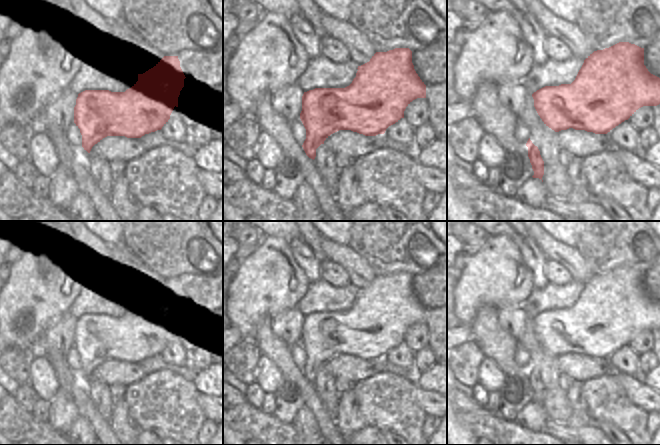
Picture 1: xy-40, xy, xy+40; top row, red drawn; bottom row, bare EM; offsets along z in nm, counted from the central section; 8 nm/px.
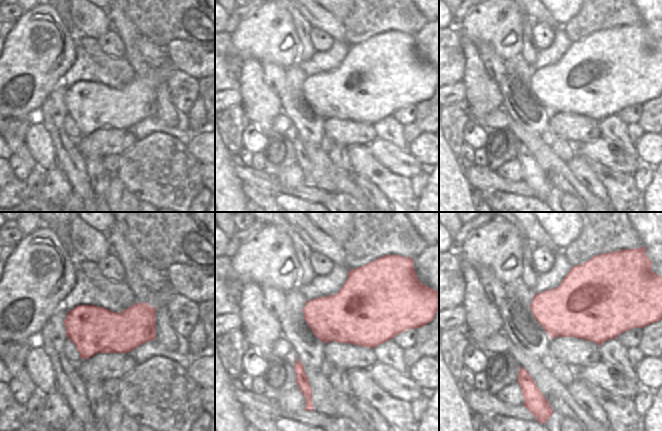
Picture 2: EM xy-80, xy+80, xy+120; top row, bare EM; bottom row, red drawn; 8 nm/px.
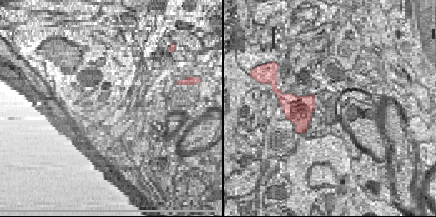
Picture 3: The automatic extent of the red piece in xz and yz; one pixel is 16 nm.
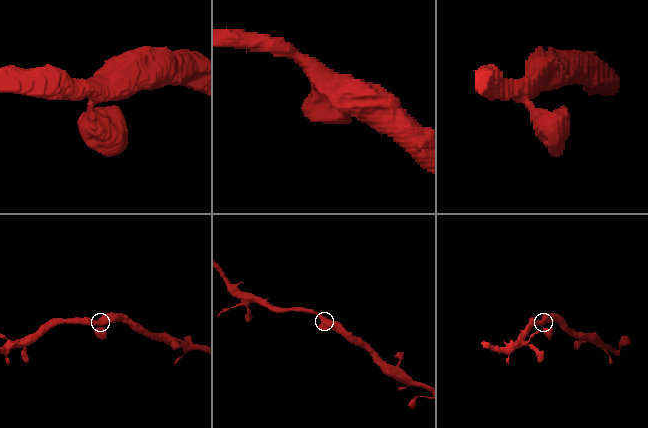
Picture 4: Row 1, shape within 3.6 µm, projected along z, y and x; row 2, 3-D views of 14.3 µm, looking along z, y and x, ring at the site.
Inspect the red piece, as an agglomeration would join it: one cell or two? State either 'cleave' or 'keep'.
keep

